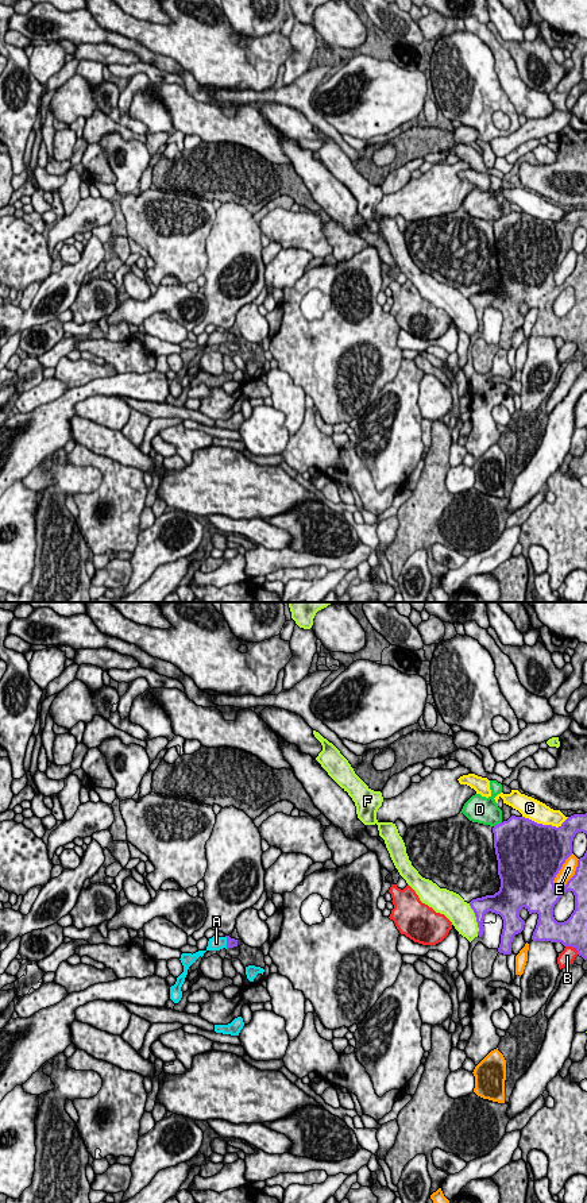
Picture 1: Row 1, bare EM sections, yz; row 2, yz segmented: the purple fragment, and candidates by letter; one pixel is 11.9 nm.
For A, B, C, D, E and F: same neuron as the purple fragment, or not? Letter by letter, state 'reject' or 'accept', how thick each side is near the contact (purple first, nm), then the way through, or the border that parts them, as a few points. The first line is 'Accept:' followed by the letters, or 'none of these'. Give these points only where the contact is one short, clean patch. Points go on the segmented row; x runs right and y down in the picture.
Accept: A
A: accept | 120/170 nm | across yz (231, 943), (227, 943), (216, 943)
B: reject | 320/180 nm
C: reject | 500/240 nm
D: reject | 480/320 nm
E: reject | 500/170 nm
F: reject | 200/300 nm

